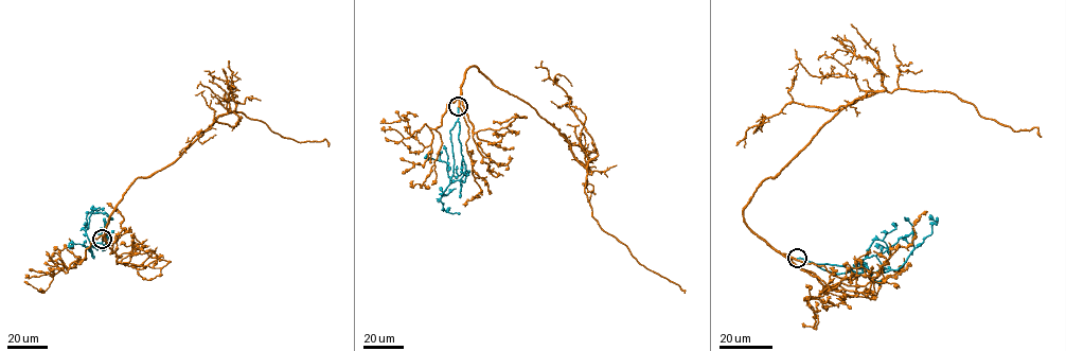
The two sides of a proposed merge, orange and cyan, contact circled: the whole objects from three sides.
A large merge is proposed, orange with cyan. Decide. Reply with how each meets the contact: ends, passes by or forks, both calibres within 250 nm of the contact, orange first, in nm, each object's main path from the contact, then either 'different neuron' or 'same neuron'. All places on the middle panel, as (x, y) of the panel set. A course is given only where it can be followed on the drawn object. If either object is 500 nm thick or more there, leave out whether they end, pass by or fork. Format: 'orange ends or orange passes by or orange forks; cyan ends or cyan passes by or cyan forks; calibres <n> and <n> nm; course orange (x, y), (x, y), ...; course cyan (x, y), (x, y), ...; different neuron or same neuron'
orange passes by; cyan ends; calibres 240 and 300 nm; course orange (458, 106), (471, 66), (528, 103), (568, 141), (586, 170), (585, 192), (599, 226), (685, 293); course cyan (458, 106), (458, 120), (449, 132), (454, 174), (440, 200), (442, 209), (459, 214); same neuron

